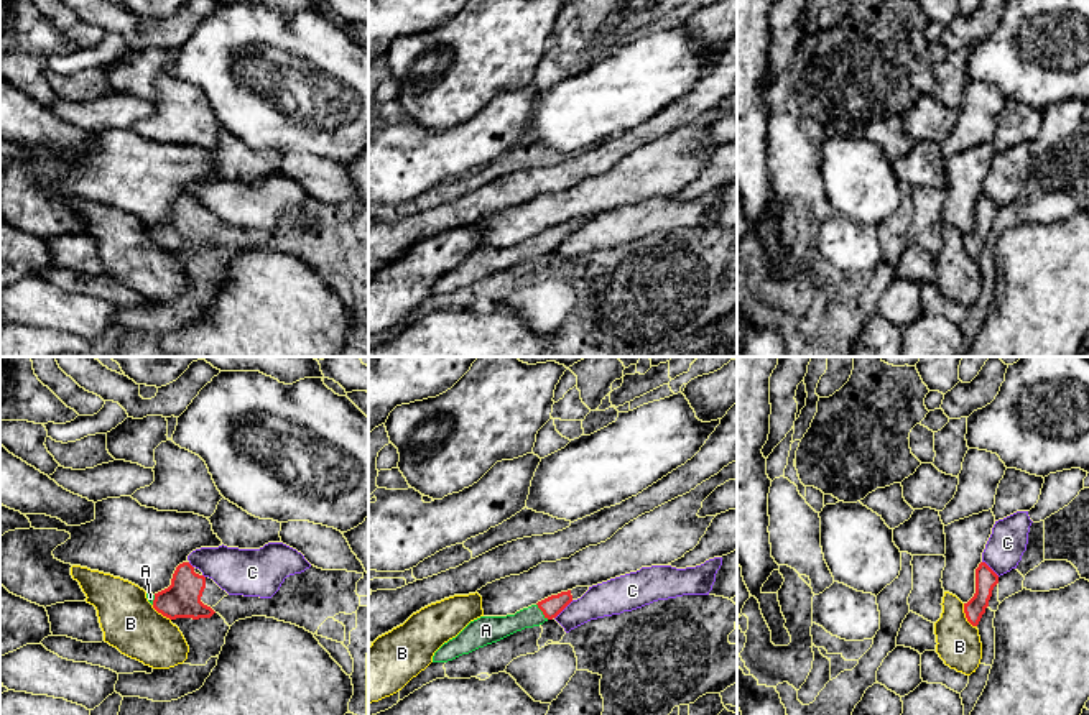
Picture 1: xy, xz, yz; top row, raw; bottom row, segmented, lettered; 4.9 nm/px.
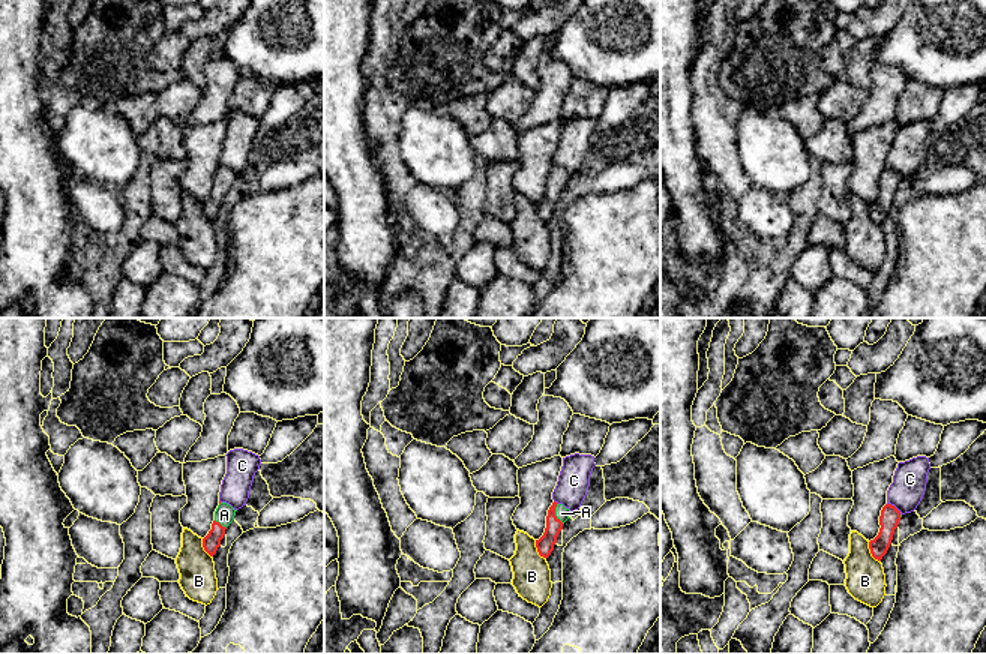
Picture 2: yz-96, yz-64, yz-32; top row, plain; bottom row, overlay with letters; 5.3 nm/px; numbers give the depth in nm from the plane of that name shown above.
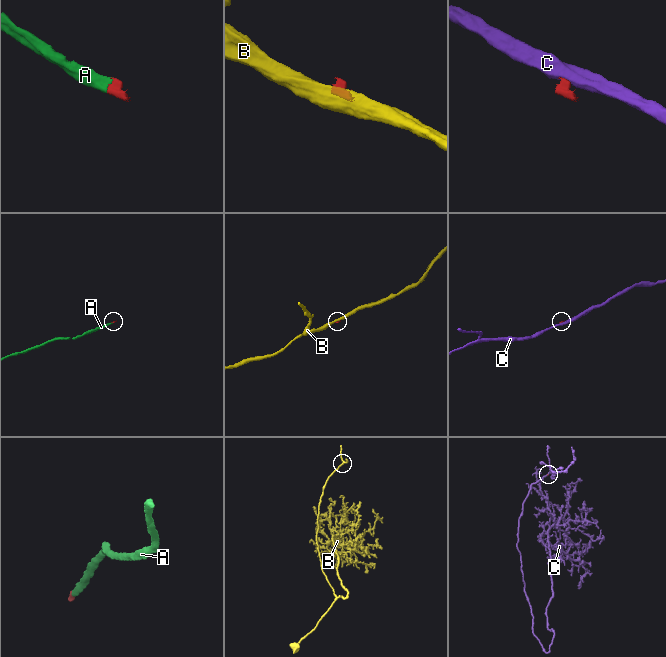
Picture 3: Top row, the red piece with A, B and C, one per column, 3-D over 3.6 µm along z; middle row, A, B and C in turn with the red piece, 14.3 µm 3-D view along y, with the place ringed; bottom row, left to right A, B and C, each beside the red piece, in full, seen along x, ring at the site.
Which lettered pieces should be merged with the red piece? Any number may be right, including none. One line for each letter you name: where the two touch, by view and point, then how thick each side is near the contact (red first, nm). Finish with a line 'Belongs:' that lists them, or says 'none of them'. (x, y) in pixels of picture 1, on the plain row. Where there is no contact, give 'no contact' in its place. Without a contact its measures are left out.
A: contact xz (542, 242); calibres 100 and 130 nm
Belongs: A

